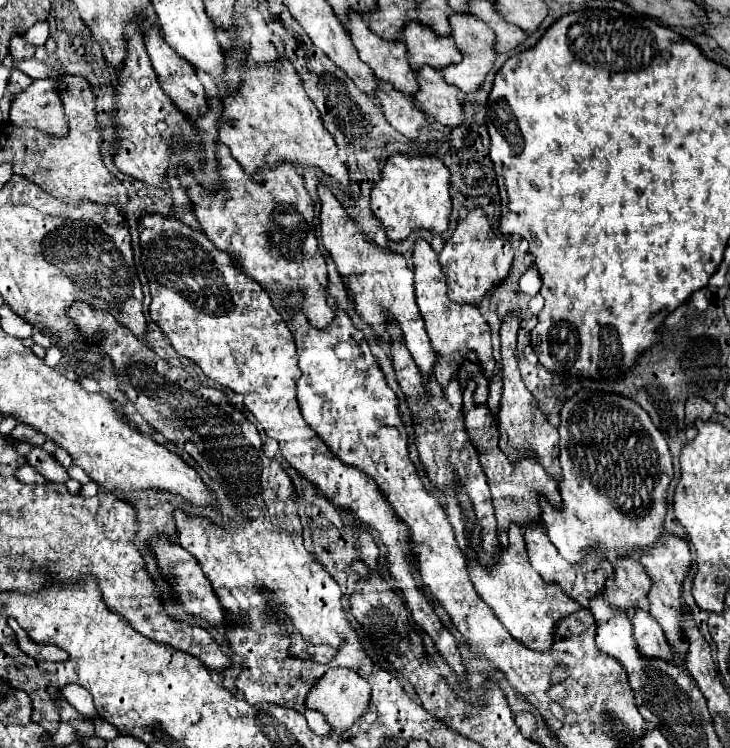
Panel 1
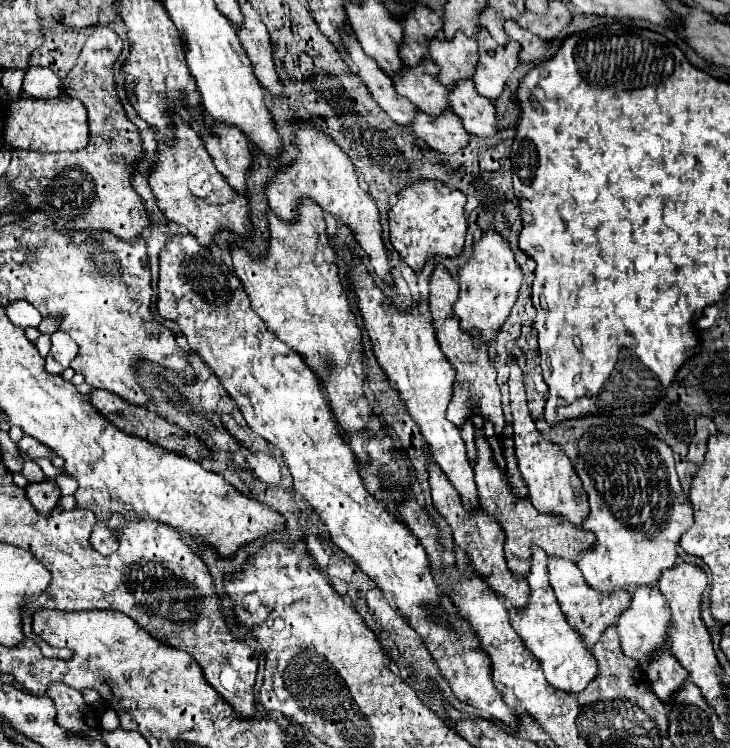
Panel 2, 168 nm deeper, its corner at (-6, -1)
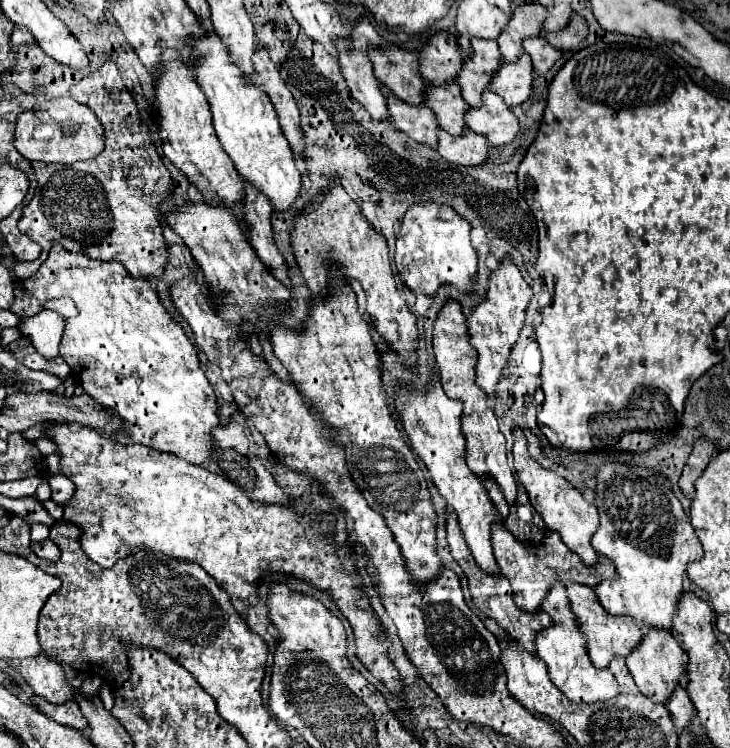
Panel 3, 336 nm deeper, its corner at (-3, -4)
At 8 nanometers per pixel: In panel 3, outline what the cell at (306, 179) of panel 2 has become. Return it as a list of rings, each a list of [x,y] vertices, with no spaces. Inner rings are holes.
[[[332,183],[328,189],[320,193],[320,199],[306,205],[294,217],[294,229],[290,233],[290,245],[294,249],[296,263],[302,271],[312,293],[320,295],[328,287],[328,273],[326,273],[326,259],[334,257],[338,265],[346,265],[348,275],[356,277],[362,283],[366,293],[366,313],[370,315],[376,331],[380,337],[392,345],[396,351],[404,355],[404,361],[414,365],[416,363],[416,317],[410,313],[408,305],[400,299],[388,257],[388,245],[380,231],[376,231],[360,211],[360,205],[346,193],[344,187]]]

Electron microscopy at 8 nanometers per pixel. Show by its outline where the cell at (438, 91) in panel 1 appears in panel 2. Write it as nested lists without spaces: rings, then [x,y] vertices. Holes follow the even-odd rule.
[[[463,80],[463,84],[451,92],[451,110],[459,114],[467,132],[473,136],[493,136],[499,130],[495,102],[481,96],[471,80]]]

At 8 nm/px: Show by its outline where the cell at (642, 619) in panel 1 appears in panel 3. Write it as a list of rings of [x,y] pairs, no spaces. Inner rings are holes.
[[[676,687],[676,695],[672,695],[672,699],[668,699],[668,703],[664,703],[664,705],[668,707],[670,717],[678,731],[682,731],[686,727],[686,723],[694,717],[694,705],[684,687]]]

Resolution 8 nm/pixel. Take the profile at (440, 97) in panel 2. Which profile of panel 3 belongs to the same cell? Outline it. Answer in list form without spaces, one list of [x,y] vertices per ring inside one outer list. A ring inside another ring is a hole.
[[[444,83],[444,87],[428,85],[424,95],[424,105],[434,111],[440,127],[450,135],[460,135],[464,129],[462,113],[468,109],[468,103],[464,103],[458,83]]]

